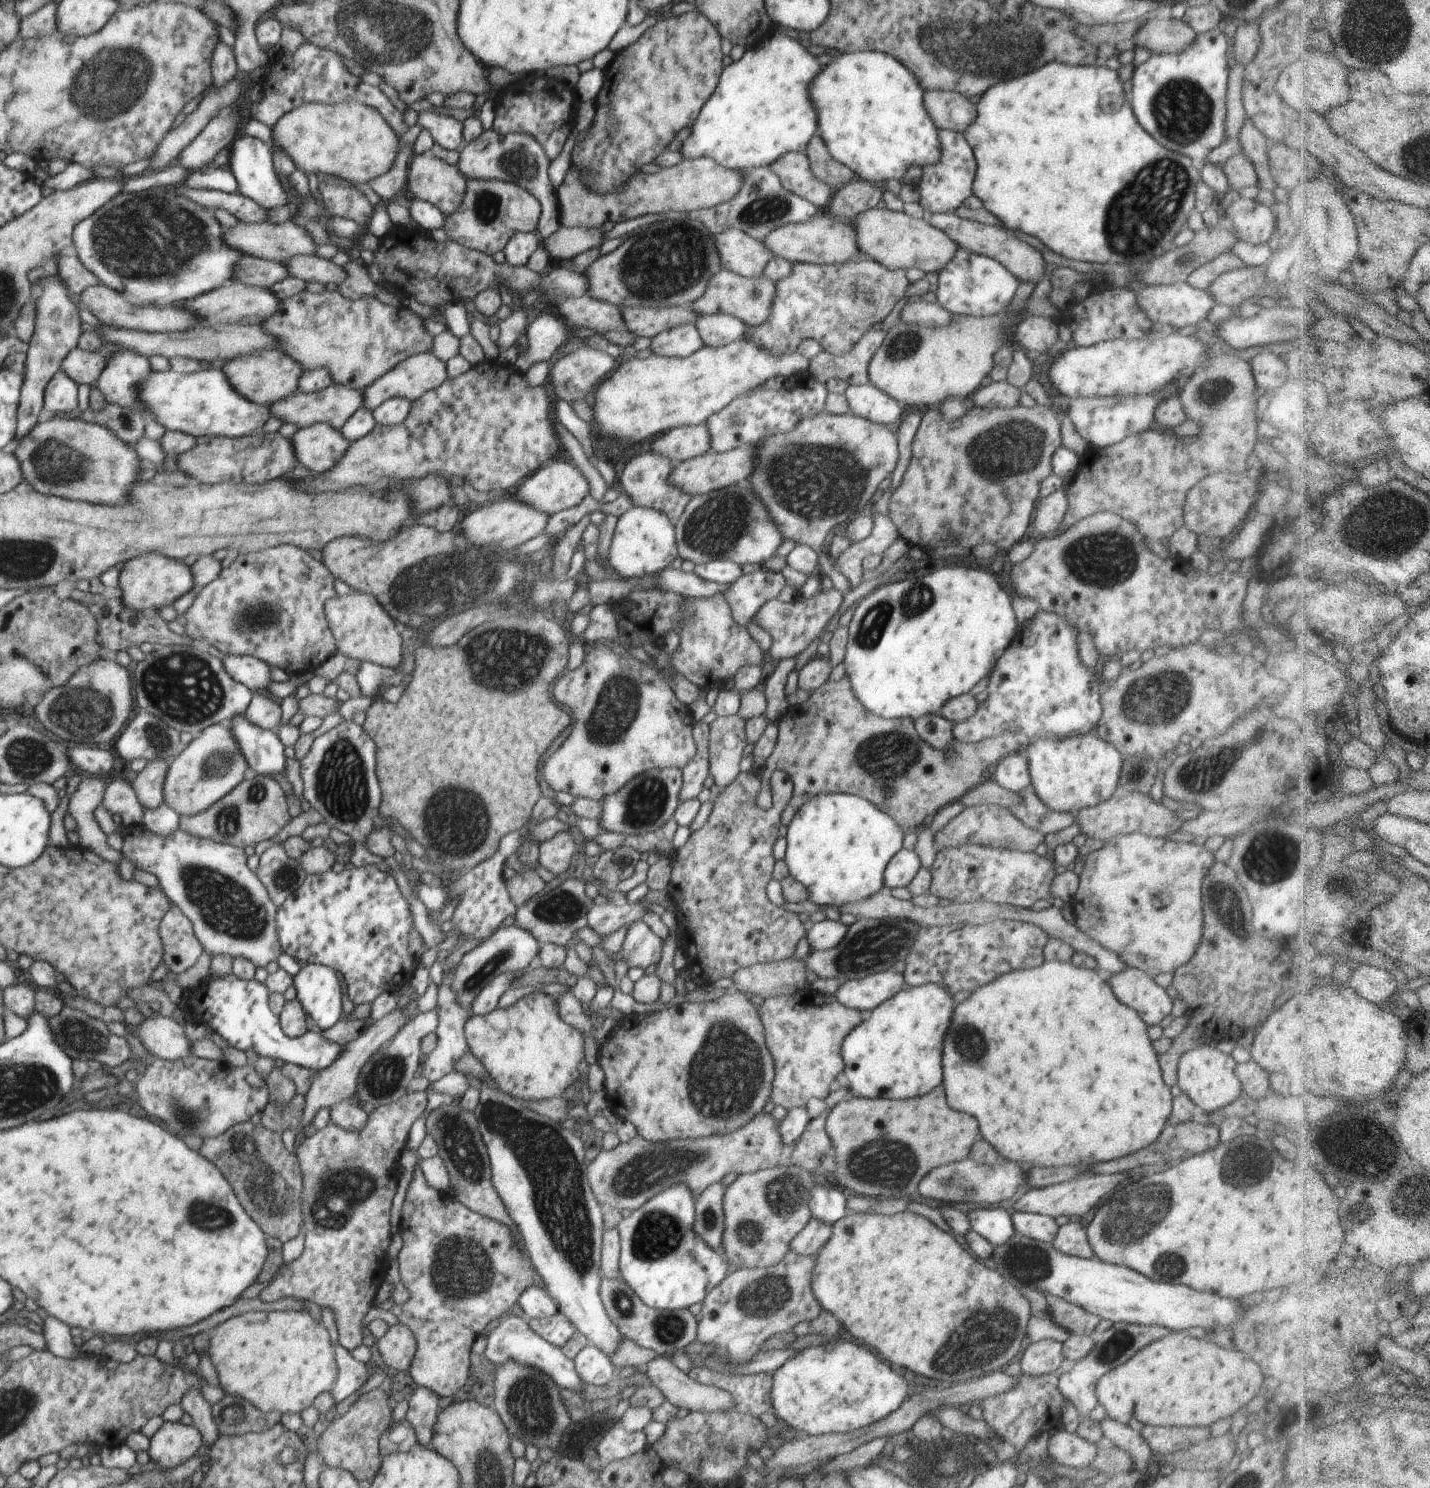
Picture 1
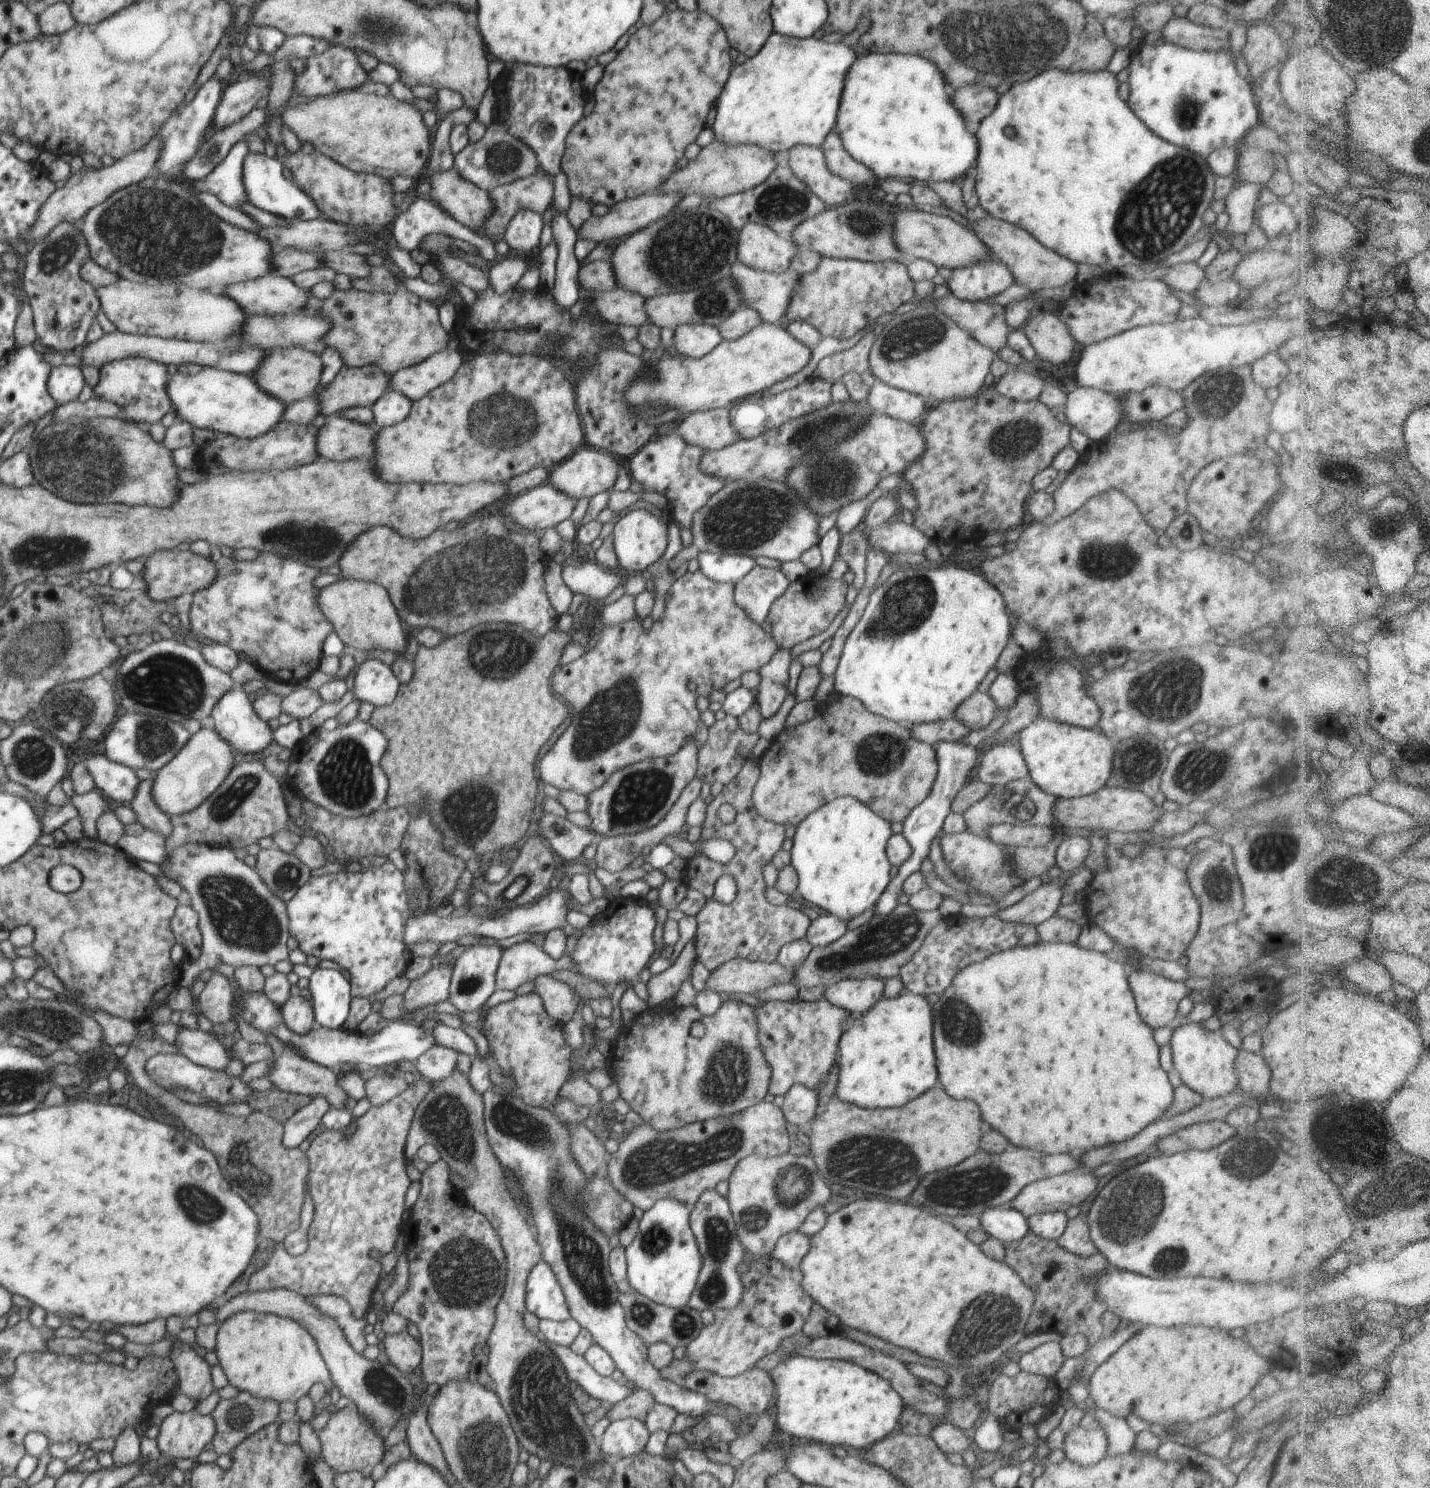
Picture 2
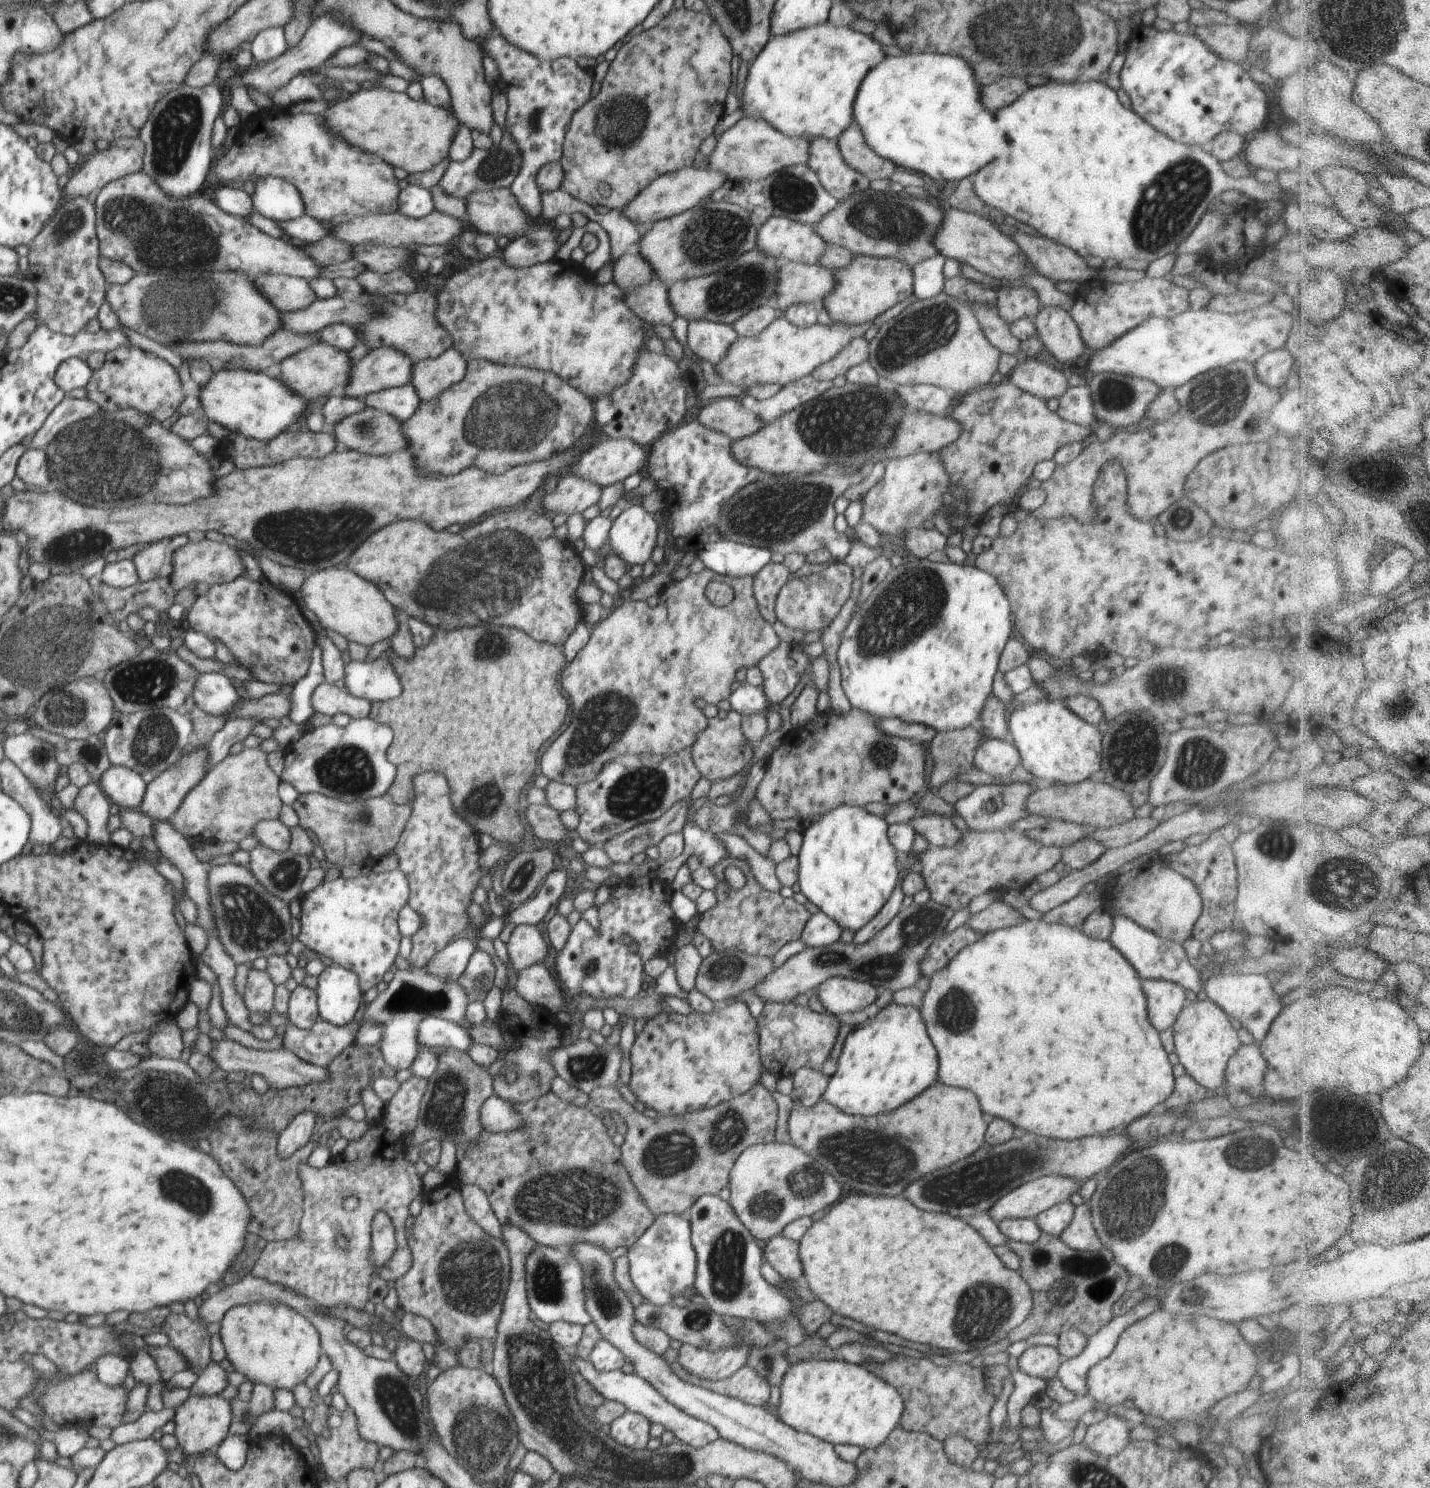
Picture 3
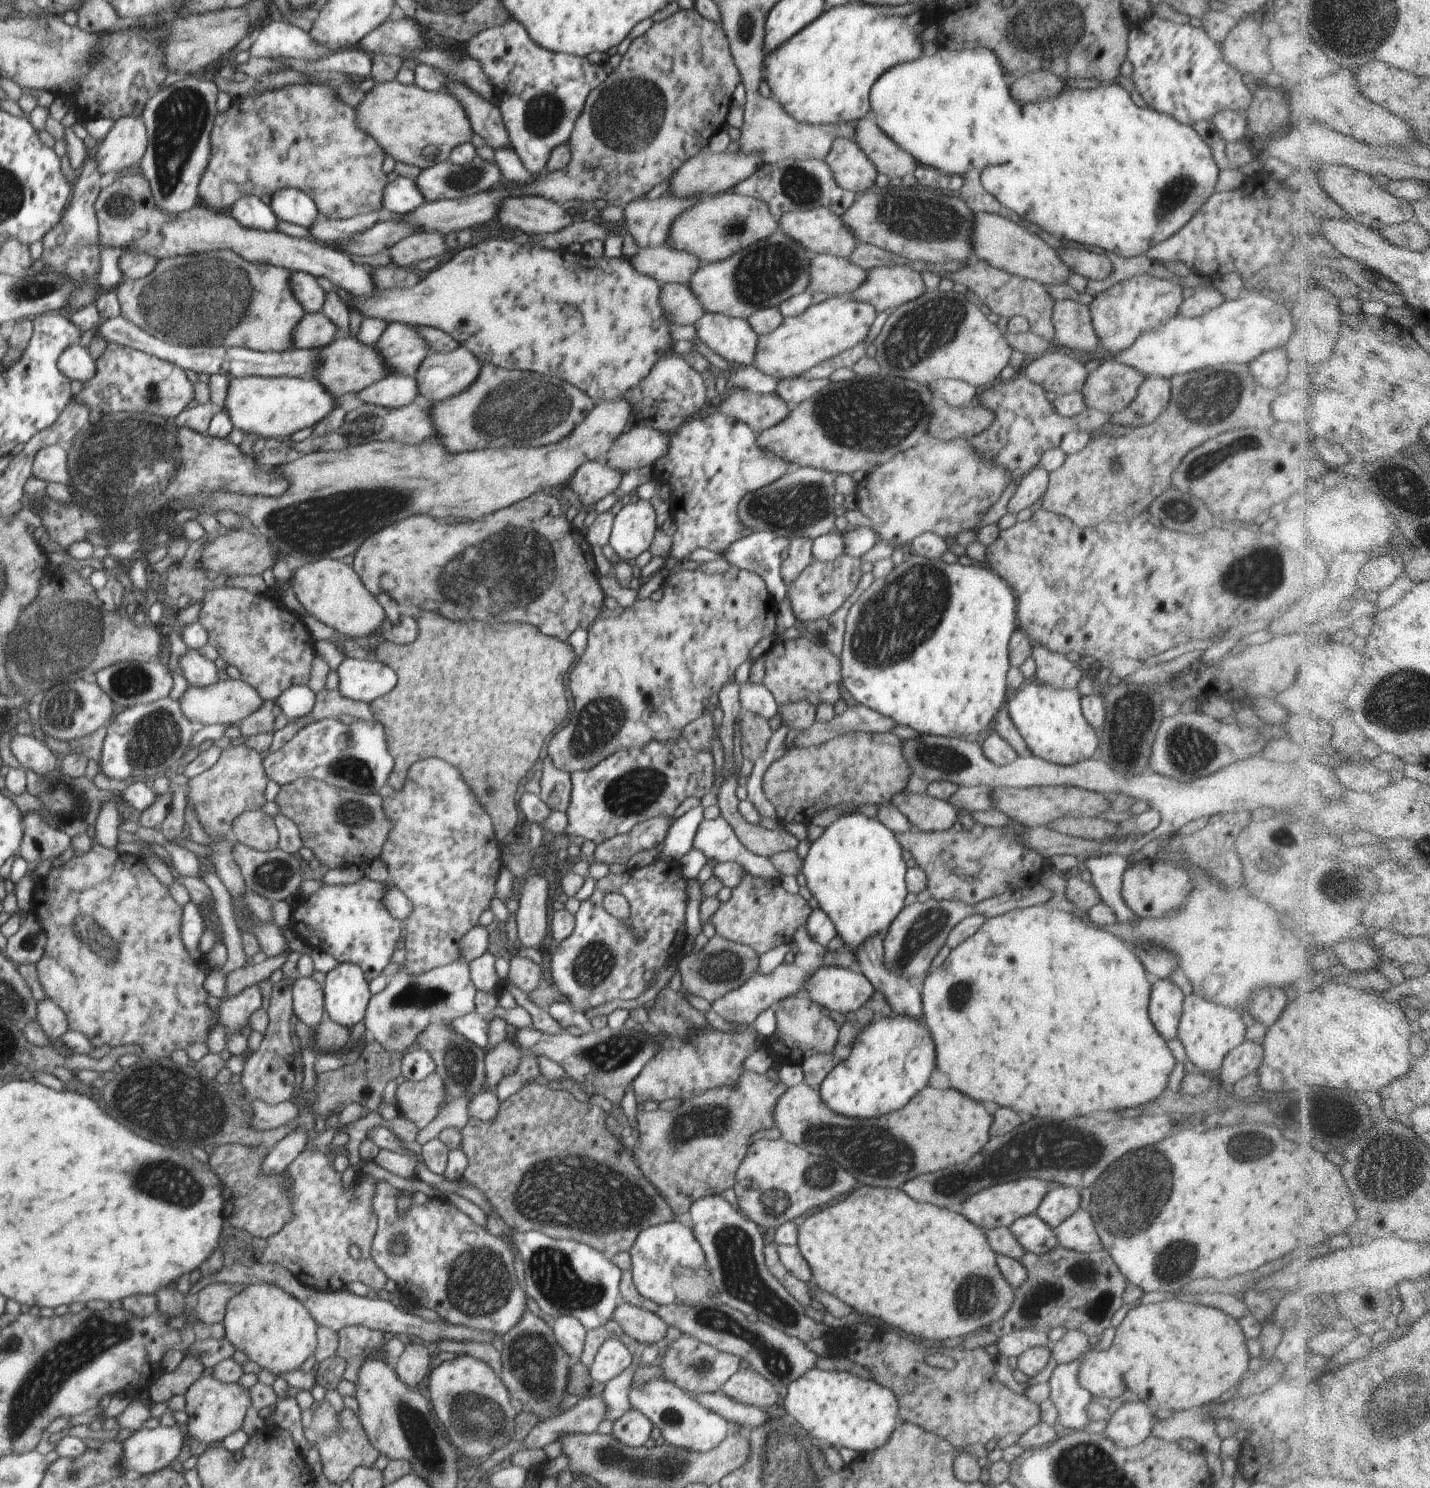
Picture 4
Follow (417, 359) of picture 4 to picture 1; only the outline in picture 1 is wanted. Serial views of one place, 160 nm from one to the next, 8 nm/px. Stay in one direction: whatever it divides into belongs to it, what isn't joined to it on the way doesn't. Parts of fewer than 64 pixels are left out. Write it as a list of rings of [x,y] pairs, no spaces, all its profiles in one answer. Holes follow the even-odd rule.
[[[333,382],[328,388],[319,393],[306,394],[296,389],[285,399],[272,403],[269,409],[271,416],[279,419],[282,424],[290,422],[290,424],[294,424],[294,426],[298,426],[301,429],[313,424],[324,423],[339,431],[344,426],[344,423],[357,411],[357,408],[362,406],[362,402],[362,390],[355,391]]]

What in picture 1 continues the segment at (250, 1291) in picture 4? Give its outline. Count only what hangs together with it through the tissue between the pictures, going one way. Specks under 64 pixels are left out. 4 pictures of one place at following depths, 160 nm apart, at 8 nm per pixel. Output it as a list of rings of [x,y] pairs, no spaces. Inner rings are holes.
[[[251,1311],[231,1317],[212,1331],[208,1356],[217,1372],[215,1382],[226,1394],[251,1402],[263,1413],[301,1414],[335,1383],[338,1369],[333,1342],[323,1323],[314,1321],[306,1311]]]

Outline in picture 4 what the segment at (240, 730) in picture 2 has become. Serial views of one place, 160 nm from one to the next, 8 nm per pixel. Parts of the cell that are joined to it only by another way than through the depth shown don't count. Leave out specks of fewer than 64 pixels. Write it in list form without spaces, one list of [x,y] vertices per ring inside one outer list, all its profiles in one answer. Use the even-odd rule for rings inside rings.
[[[188,650],[182,655],[178,670],[186,678],[190,687],[204,687],[216,684],[218,669],[214,662],[201,656],[198,651]]]

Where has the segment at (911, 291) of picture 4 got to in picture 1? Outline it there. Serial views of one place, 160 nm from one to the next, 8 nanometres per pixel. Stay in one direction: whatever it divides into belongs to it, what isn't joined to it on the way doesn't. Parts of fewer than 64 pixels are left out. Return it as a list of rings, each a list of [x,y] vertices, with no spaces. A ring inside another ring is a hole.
[[[866,257],[831,265],[792,263],[790,274],[775,282],[772,304],[764,324],[757,328],[746,328],[743,339],[766,349],[776,357],[796,353],[798,345],[806,339],[815,340],[822,350],[831,355],[845,357],[854,345],[858,344],[862,335],[876,322],[882,321],[893,306],[904,297],[909,283],[905,270],[892,270]]]

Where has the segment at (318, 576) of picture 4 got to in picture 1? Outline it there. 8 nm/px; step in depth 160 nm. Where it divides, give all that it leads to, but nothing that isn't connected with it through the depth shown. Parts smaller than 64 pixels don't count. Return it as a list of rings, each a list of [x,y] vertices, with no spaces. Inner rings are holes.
[[[360,591],[350,595],[336,595],[325,602],[325,617],[329,632],[335,638],[338,652],[357,662],[372,662],[384,668],[397,668],[402,662],[402,638],[396,630],[395,620],[374,598]]]

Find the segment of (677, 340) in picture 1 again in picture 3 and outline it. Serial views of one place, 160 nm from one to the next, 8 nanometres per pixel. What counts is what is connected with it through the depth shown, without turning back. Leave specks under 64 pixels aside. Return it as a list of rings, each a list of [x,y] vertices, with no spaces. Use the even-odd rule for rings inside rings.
[[[705,320],[689,321],[686,347],[701,360],[715,365],[737,338],[737,332],[730,325]]]

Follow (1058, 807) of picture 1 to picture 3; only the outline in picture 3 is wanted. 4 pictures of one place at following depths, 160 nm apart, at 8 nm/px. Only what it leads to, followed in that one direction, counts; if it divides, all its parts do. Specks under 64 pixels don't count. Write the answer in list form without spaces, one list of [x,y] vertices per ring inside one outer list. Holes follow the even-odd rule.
[[[1037,701],[1008,713],[1008,730],[1019,750],[1027,774],[1041,785],[1075,785],[1084,783],[1102,764],[1102,734],[1096,725],[1075,715],[1064,701]]]

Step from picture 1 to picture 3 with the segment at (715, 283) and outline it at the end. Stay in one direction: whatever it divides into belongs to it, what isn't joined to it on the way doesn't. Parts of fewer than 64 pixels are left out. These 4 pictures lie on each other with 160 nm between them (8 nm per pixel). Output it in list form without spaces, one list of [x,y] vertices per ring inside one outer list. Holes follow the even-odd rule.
[[[778,262],[775,309],[784,314],[793,304],[813,303],[820,305],[825,296],[834,288],[833,270],[818,264]]]

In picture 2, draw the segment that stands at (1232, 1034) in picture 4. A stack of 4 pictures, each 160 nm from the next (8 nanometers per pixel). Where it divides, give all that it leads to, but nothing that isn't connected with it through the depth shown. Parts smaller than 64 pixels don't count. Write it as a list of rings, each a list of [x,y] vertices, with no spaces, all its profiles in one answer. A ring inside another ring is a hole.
[[[1198,1022],[1198,1024],[1179,1024],[1173,1025],[1173,1027],[1170,1046],[1173,1055],[1174,1072],[1180,1074],[1183,1084],[1197,1094],[1200,1094],[1203,1099],[1224,1097],[1229,1093],[1237,1091],[1239,1080],[1238,1076],[1236,1076],[1236,1070],[1234,1070],[1234,1062],[1239,1054],[1239,1050],[1226,1040],[1222,1031],[1207,1030],[1204,1027],[1204,1022]]]

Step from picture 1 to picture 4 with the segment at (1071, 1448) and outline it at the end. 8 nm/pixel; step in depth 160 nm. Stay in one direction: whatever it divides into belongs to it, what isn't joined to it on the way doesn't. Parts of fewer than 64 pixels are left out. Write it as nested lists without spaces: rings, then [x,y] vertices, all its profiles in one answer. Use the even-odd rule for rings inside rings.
[[[1140,1401],[1123,1404],[1110,1415],[1102,1434],[1118,1448],[1136,1446],[1151,1434],[1151,1428],[1158,1420],[1154,1411]]]

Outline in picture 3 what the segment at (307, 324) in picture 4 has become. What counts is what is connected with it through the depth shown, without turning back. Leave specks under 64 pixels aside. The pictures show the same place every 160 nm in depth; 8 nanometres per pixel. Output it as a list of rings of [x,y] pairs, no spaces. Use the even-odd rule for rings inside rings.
[[[282,329],[273,332],[267,339],[262,341],[259,345],[235,345],[226,341],[181,341],[170,344],[173,350],[177,350],[181,356],[180,360],[183,362],[189,359],[205,360],[208,363],[224,364],[226,367],[233,369],[248,369],[251,371],[262,371],[274,364],[280,364],[285,358],[288,358],[294,353],[300,352],[302,349],[308,348],[316,340],[317,334],[314,335],[299,335],[295,332],[288,332]]]

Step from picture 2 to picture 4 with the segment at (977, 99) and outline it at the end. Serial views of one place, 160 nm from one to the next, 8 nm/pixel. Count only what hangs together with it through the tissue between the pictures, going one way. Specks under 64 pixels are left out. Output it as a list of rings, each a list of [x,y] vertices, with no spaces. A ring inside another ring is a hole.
[[[1030,72],[1026,76],[1012,79],[1009,86],[1011,97],[1016,102],[1036,102],[1051,99],[1064,89],[1068,89],[1062,82],[1062,78],[1054,76],[1051,72]]]

